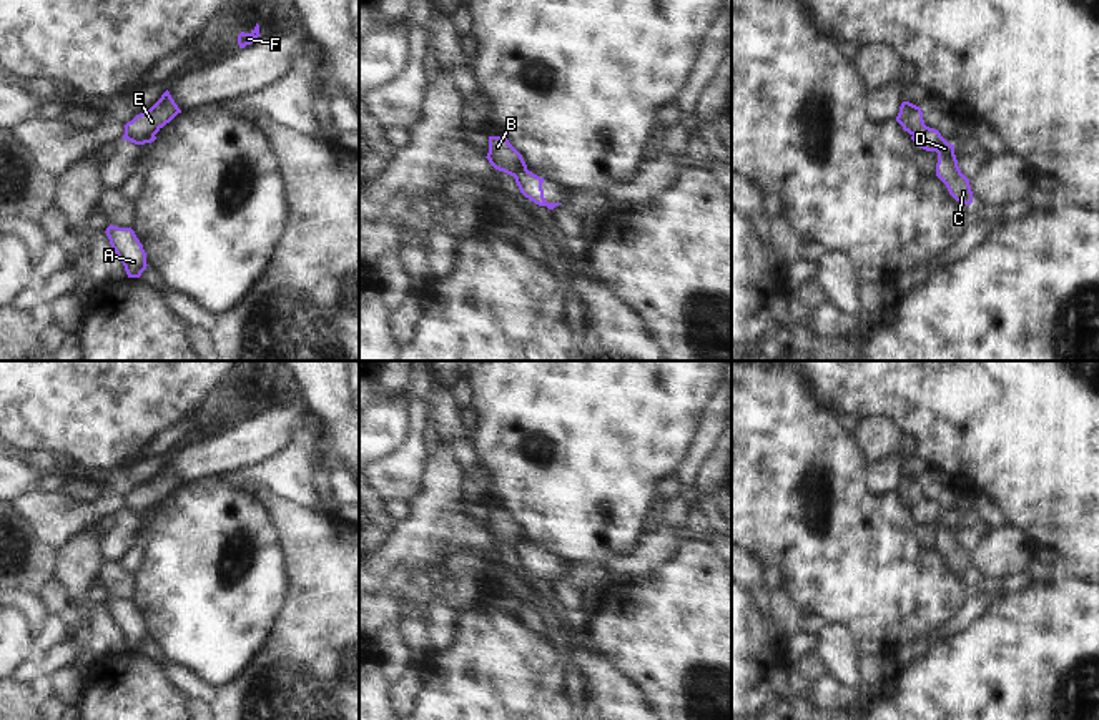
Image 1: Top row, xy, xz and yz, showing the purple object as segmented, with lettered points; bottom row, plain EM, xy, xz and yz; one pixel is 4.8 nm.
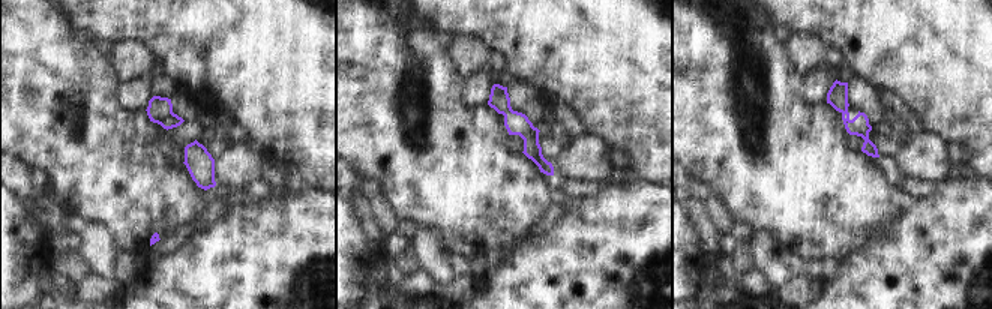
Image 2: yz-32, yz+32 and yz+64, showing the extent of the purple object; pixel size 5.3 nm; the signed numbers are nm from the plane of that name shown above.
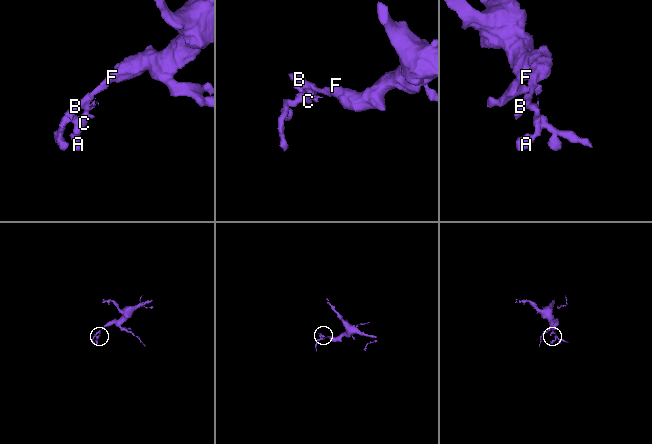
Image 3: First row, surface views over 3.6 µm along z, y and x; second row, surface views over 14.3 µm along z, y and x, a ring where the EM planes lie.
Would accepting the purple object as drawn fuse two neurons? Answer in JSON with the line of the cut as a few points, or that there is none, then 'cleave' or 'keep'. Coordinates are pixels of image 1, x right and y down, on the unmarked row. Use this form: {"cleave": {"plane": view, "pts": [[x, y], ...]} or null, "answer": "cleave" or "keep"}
{"cleave": {"plane": "xz", "pts": [[526, 541], [514, 549]]}, "answer": "cleave"}

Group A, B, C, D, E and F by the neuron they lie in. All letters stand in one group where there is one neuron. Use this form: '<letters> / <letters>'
A C D / B E F

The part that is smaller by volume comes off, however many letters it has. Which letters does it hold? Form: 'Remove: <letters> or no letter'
Remove: A, C, D

